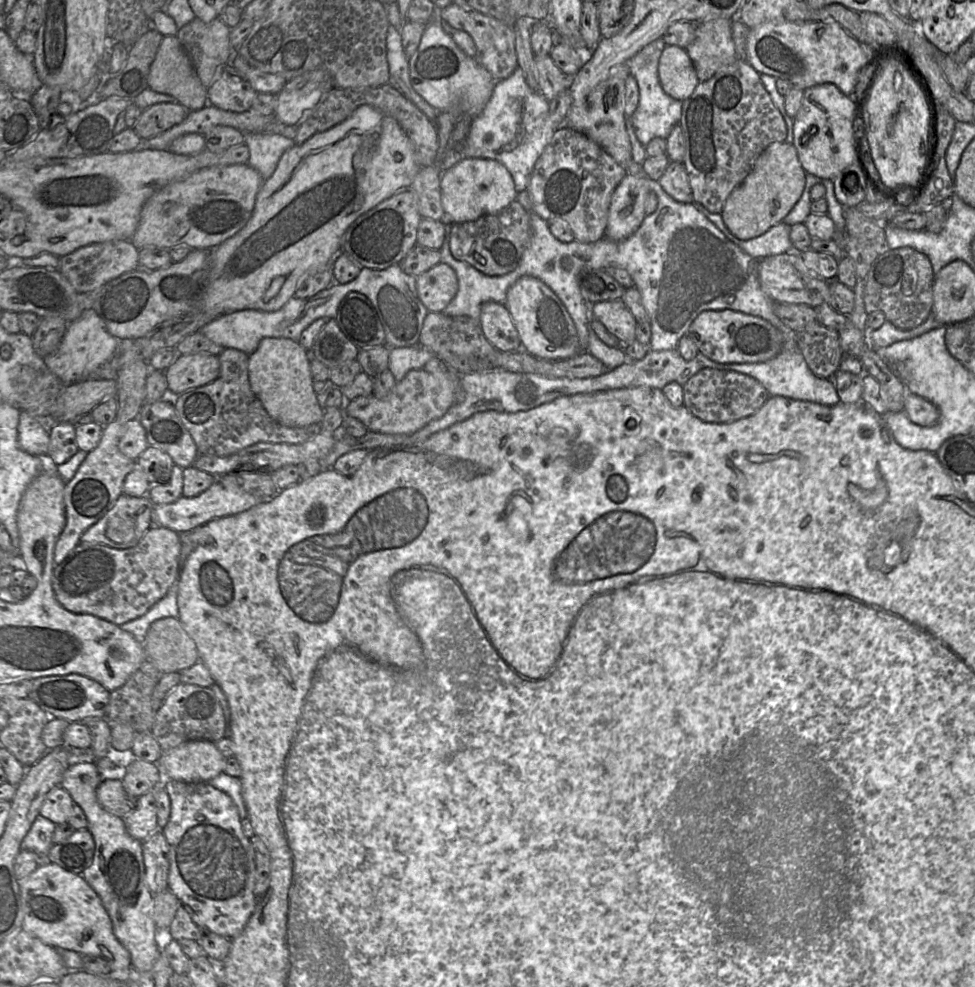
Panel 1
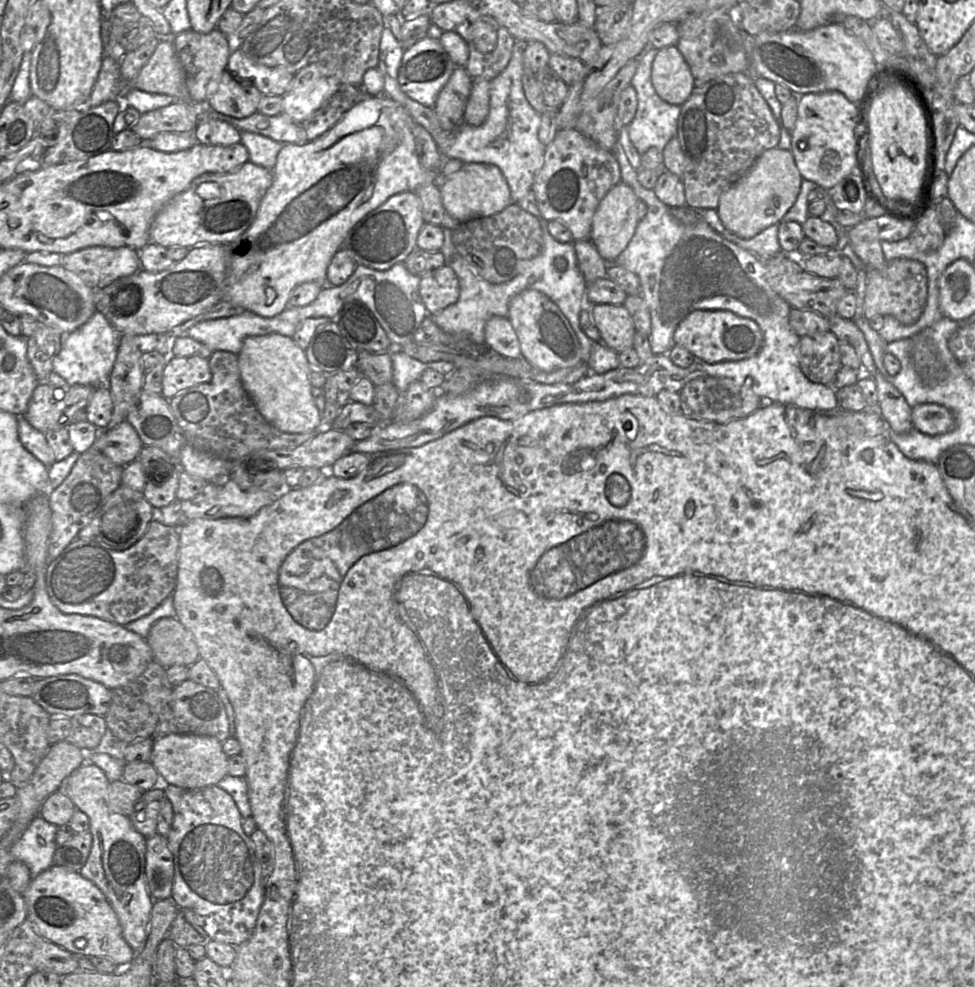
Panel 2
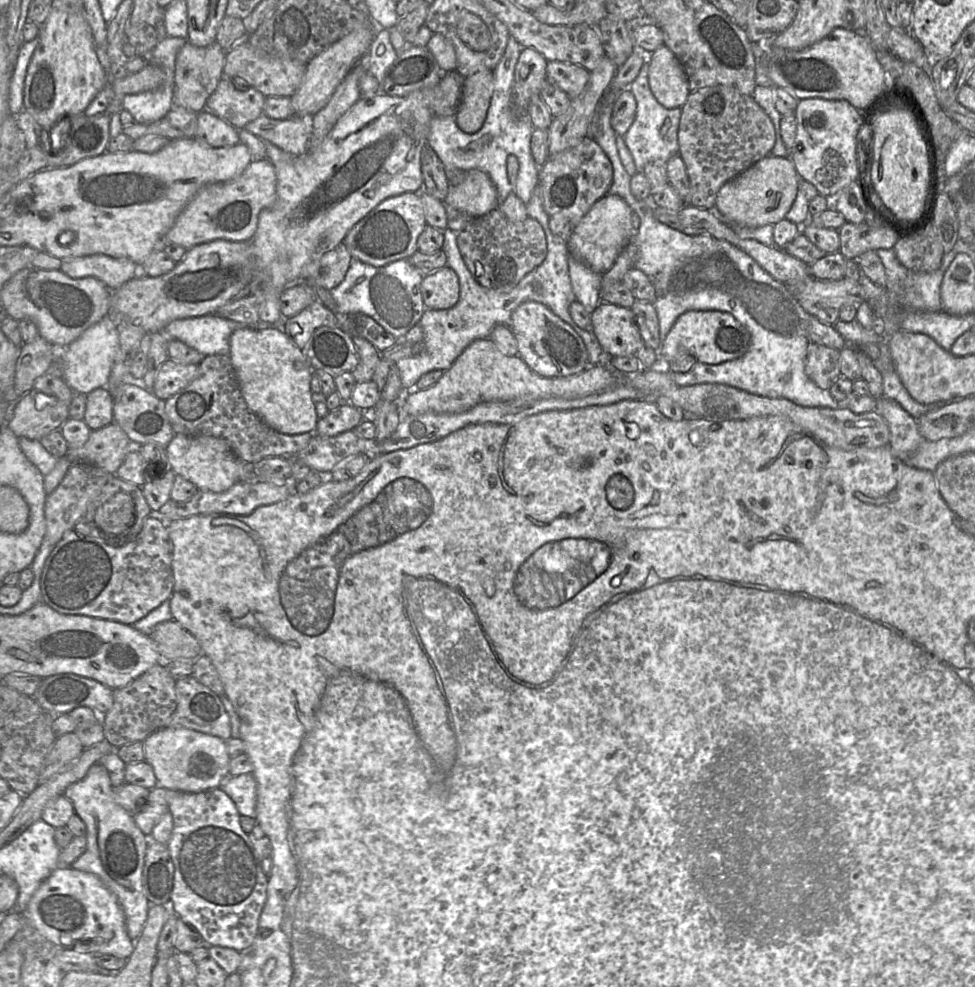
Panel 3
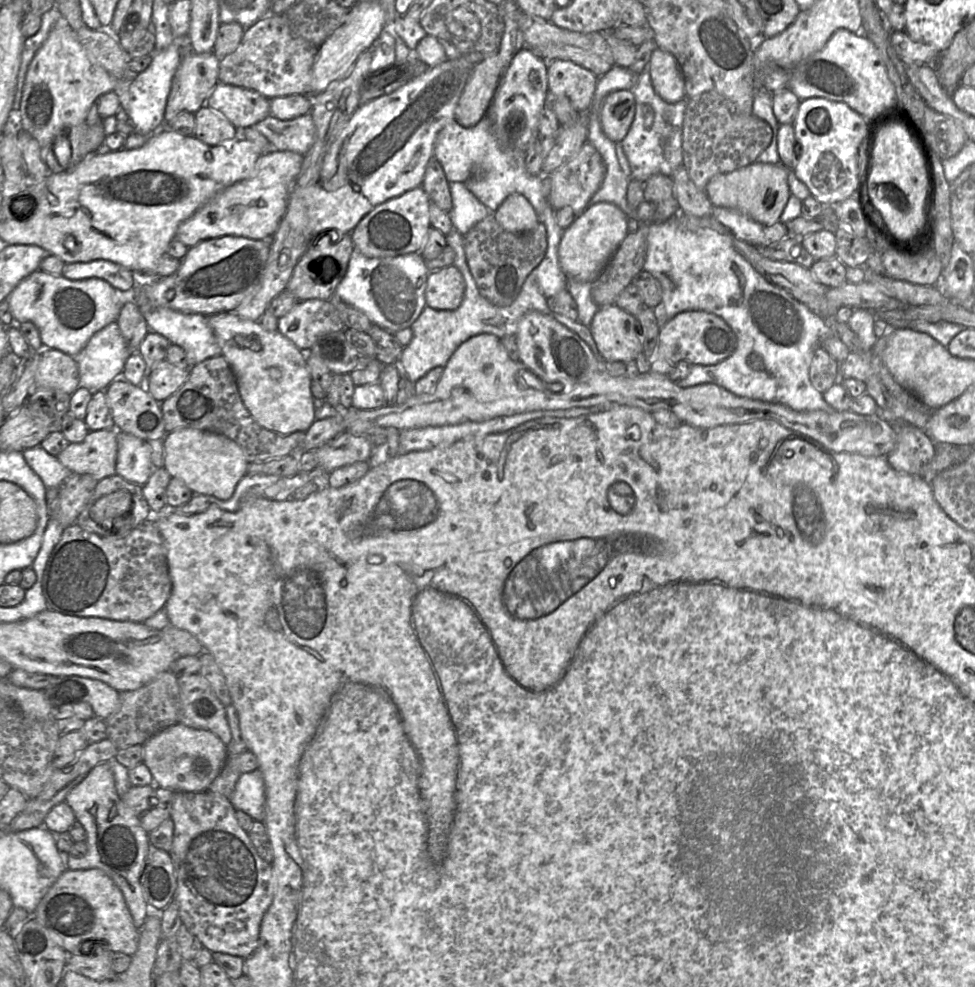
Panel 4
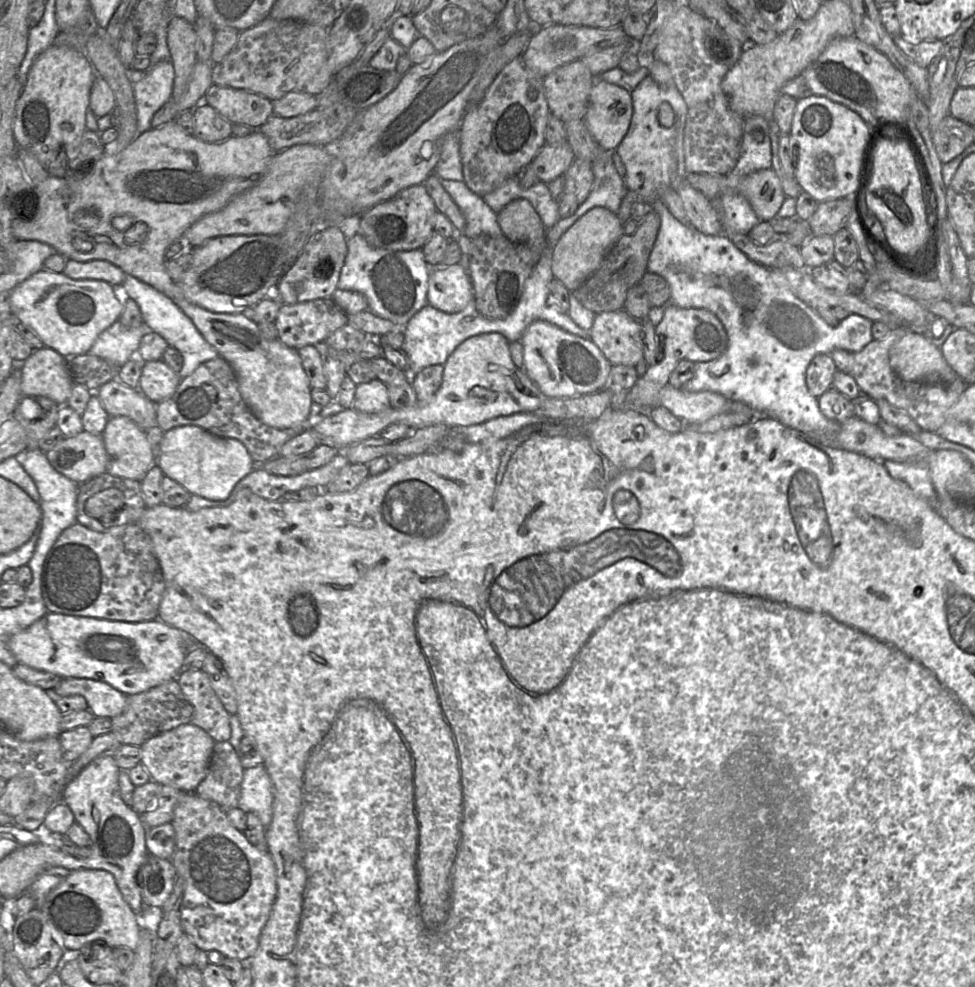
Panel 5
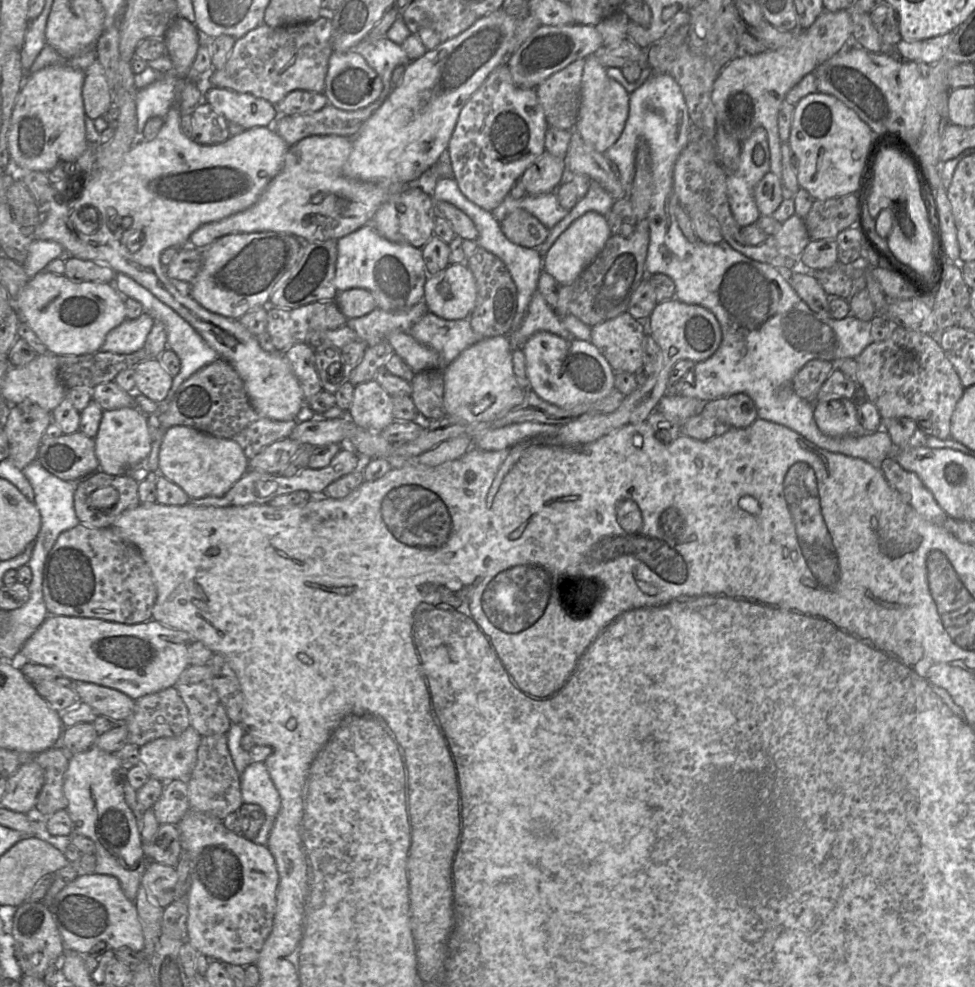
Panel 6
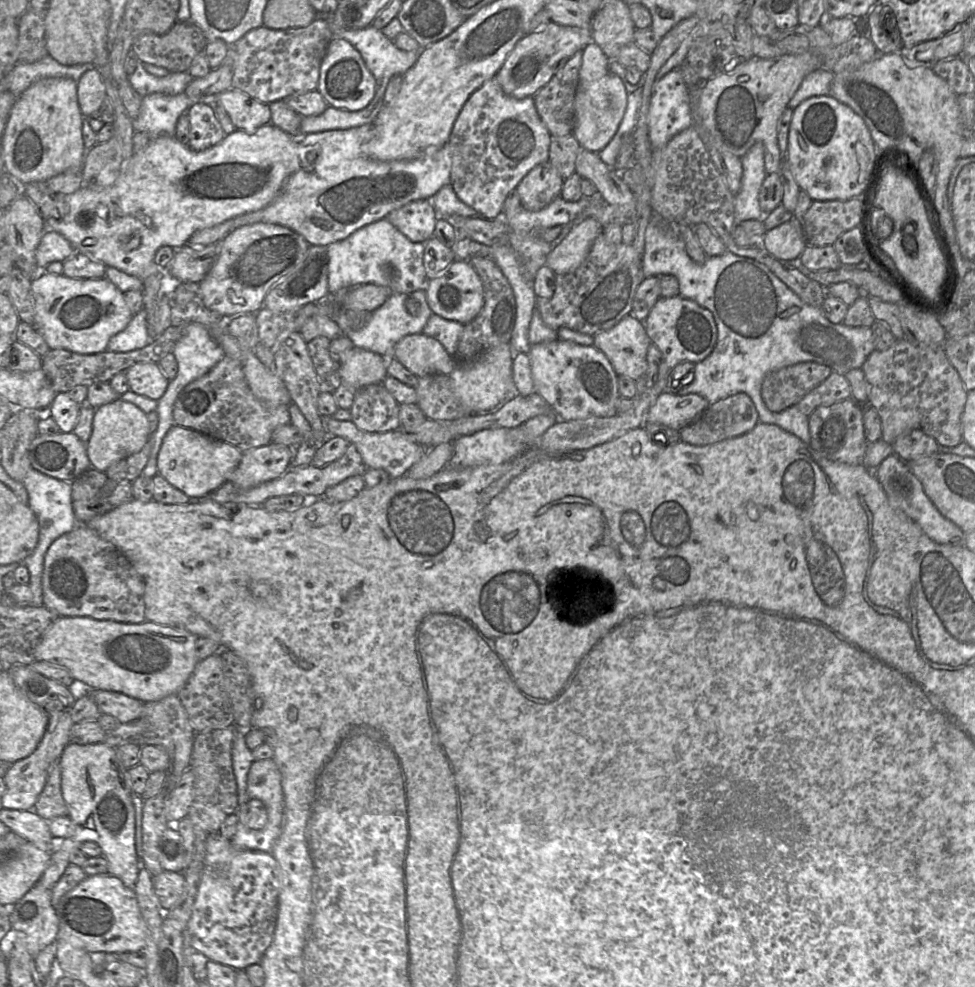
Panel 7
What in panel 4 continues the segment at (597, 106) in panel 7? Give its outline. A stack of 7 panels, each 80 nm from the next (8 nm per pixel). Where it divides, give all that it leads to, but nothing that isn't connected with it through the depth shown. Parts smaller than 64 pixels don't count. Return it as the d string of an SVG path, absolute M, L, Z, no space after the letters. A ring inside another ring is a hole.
M618 90L608 94L600 114L605 136L613 143L620 143L628 133L634 115L635 99L631 90Z

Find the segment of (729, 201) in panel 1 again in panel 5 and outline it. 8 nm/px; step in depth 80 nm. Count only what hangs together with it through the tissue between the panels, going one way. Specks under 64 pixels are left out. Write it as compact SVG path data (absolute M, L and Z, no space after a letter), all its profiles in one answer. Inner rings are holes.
M772 168L743 176L736 191L748 200L757 217L766 222L777 216L786 199L781 182Z

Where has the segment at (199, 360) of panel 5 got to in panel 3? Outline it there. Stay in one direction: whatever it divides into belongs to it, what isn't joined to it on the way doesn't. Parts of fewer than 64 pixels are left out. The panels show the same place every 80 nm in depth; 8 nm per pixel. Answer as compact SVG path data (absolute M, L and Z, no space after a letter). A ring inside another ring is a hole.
M208 314L173 320L163 331L168 338L178 339L207 357L229 354L231 334L245 326L216 314Z

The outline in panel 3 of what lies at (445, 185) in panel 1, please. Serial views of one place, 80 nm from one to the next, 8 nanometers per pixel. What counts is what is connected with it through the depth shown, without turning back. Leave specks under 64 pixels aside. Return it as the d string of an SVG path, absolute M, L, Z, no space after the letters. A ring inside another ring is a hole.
M479 169L466 172L458 185L449 185L443 202L473 218L498 208L496 187L488 174Z

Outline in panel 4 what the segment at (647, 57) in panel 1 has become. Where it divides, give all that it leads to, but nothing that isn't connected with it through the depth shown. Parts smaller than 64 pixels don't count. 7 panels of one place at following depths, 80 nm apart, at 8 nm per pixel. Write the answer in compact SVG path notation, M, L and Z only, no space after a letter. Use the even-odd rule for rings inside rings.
M648 64L638 75L631 92L635 99L635 115L628 133L620 142L631 169L631 179L644 183L654 174L671 177L683 166L682 125L687 100L669 104L658 96L652 86Z

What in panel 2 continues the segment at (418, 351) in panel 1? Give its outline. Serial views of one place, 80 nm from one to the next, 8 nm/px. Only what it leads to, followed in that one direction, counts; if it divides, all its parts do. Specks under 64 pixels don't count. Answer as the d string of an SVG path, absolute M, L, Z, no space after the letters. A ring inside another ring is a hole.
M392 349L390 354L393 362L392 383L399 392L404 392L412 382L419 380L422 373L427 369L439 371L445 376L449 376L455 370L455 365L451 362L422 362L408 356L400 349Z

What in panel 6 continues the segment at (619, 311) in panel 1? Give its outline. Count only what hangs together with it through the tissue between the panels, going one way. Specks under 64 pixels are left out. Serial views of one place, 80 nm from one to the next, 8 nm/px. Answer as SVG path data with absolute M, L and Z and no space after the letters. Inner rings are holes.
M628 311L592 327L592 344L601 352L613 371L635 372L643 367L643 341L648 321L641 322Z

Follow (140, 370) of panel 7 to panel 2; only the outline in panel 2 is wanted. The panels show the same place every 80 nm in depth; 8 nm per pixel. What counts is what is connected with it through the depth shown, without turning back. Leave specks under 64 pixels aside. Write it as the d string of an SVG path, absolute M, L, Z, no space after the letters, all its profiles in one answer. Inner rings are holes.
M168 356L163 370L161 395L171 399L182 390L210 381L208 358Z

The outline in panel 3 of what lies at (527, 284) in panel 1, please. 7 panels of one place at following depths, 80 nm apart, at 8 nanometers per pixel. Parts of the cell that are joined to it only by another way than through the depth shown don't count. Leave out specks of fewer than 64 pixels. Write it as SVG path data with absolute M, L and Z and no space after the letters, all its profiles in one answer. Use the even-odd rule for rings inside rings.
M535 301L521 303L512 313L510 328L517 342L518 356L540 376L573 376L590 365L581 337L544 304Z

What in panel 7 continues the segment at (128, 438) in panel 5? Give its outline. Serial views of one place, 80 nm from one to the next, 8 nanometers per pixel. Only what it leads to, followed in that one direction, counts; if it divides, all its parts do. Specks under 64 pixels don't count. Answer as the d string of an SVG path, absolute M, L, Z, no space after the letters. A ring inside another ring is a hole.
M121 398L95 409L92 434L86 443L91 467L105 472L112 464L138 453L150 439L147 414Z

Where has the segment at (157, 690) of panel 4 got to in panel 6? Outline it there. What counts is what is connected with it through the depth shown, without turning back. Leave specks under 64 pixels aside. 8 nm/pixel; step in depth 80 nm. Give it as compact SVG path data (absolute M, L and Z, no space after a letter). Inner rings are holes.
M174 686L135 700L133 712L123 723L128 729L128 743L141 747L158 738L181 735L190 726L190 718L188 709Z

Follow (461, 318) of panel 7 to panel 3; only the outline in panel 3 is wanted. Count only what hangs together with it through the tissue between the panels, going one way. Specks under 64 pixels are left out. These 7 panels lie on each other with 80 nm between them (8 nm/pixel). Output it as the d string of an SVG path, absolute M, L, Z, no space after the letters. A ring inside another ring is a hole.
M448 265L424 275L421 294L427 309L442 310L456 305L459 300L459 279Z

